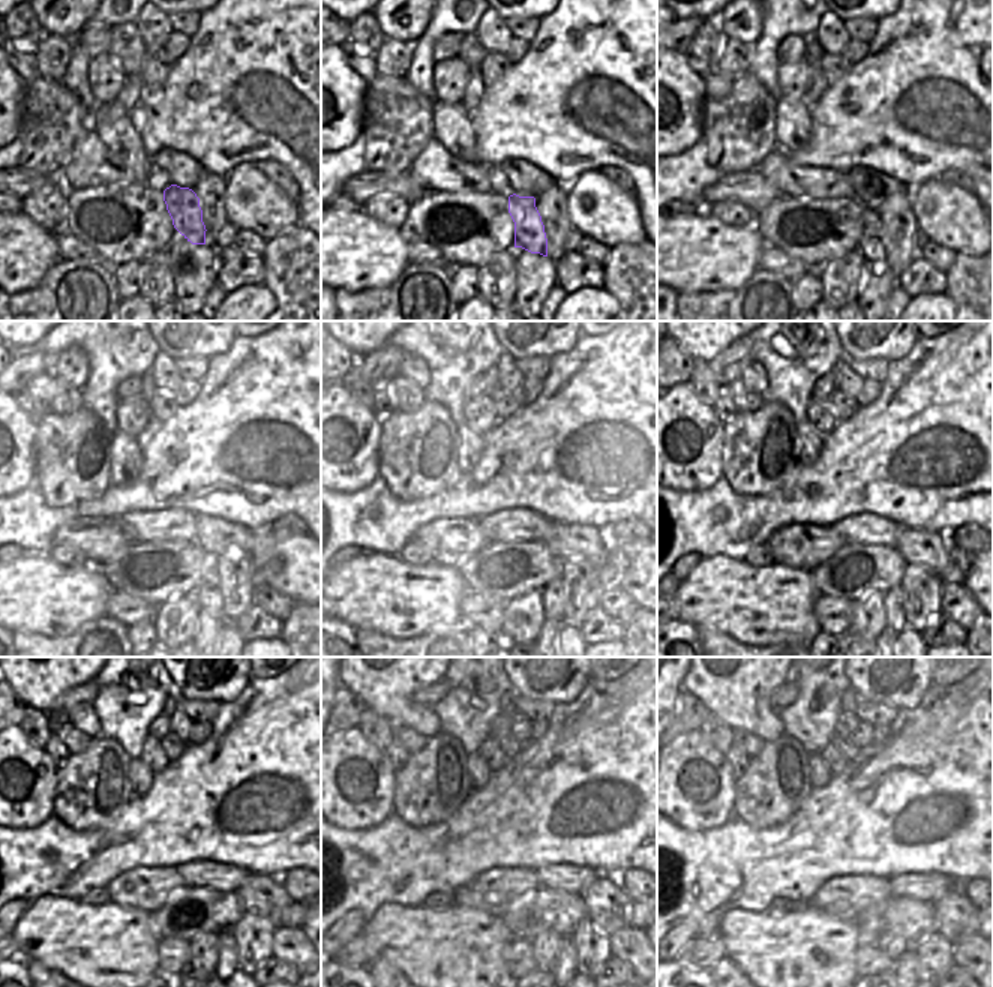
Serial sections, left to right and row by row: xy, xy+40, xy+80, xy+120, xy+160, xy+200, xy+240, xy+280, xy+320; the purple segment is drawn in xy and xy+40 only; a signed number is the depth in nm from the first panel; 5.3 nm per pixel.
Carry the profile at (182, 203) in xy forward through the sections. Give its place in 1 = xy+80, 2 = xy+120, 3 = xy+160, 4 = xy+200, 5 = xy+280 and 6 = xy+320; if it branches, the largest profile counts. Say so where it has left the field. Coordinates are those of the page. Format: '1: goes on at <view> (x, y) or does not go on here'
1: goes on at xy+80 (870, 243)
2: goes on at xy+120 (210, 599)
3: goes on at xy+160 (552, 600)
4: goes on at xy+200 (896, 621)
5: goes on at xy+280 (566, 962)
6: goes on at xy+320 (906, 962)

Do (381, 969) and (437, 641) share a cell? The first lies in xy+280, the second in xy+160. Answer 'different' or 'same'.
same

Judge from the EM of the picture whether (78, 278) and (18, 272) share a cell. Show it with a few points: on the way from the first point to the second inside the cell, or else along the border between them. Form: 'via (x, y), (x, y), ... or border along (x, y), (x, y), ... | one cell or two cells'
border along (60, 258), (32, 288), (15, 293) | two cells

